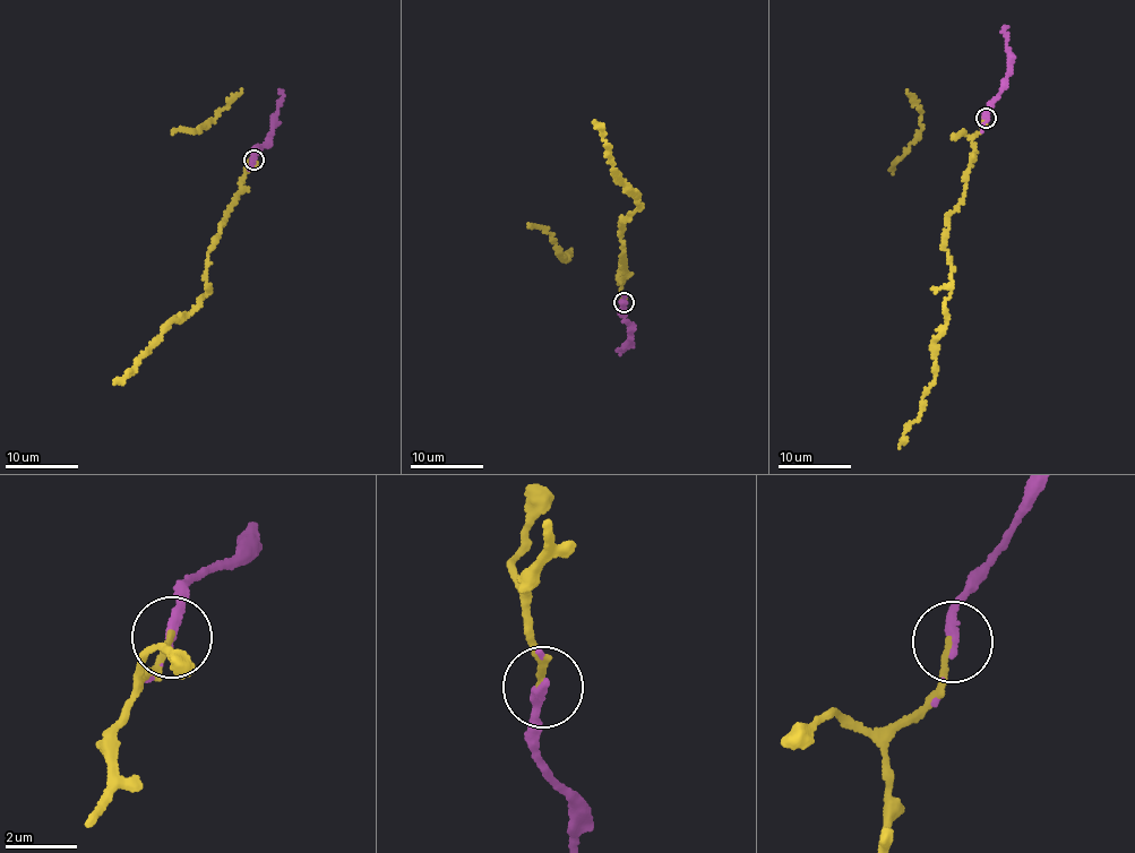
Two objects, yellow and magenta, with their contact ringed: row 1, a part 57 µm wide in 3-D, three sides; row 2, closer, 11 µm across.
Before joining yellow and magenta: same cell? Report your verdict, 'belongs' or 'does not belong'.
belongs

